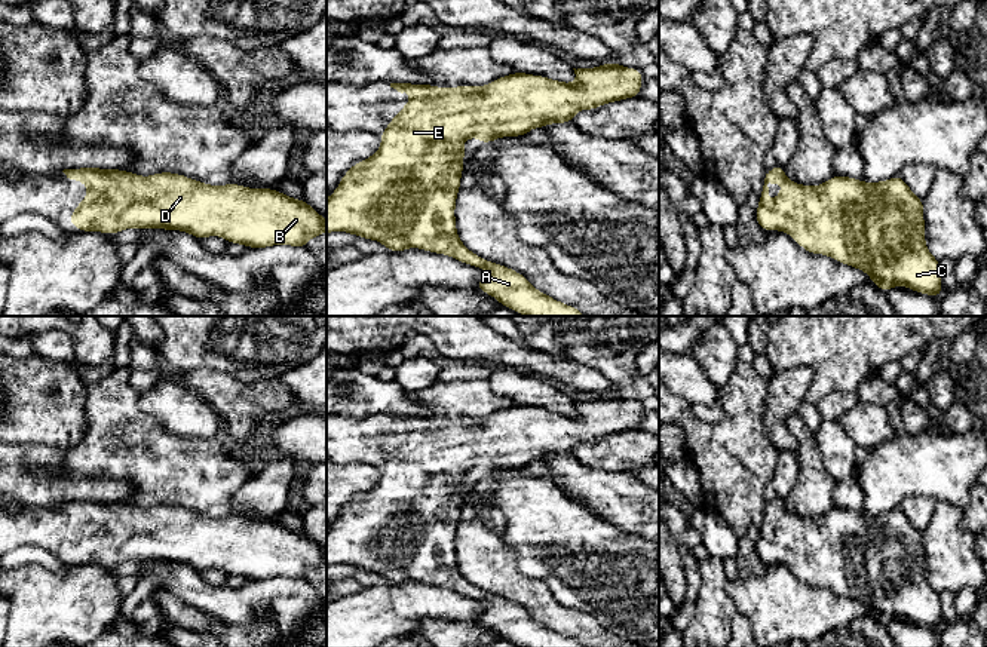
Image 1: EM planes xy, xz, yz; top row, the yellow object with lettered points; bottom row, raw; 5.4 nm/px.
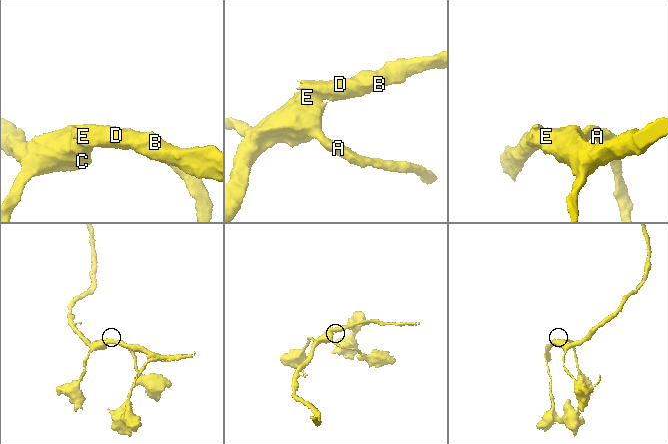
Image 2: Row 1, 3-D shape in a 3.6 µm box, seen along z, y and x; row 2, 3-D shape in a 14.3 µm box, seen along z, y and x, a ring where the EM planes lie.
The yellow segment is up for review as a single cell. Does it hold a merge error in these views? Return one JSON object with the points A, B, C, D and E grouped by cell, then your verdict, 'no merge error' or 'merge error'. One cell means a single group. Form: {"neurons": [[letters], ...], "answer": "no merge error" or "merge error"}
{"neurons": [["A", "B", "C", "D", "E"]], "answer": "no merge error"}

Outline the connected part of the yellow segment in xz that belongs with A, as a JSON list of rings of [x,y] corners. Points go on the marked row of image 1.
[[[614,61],[601,67],[573,70],[574,83],[522,71],[499,77],[487,86],[390,83],[390,88],[413,98],[380,134],[378,150],[355,163],[327,199],[327,233],[346,231],[377,240],[392,252],[419,248],[484,269],[488,275],[475,288],[524,316],[585,316],[579,309],[536,289],[521,273],[469,251],[459,239],[454,215],[465,171],[462,159],[468,156],[460,144],[466,139],[478,137],[481,144],[487,144],[502,137],[522,137],[534,128],[571,123],[580,110],[595,110],[604,104],[640,96],[643,73],[637,68]]]

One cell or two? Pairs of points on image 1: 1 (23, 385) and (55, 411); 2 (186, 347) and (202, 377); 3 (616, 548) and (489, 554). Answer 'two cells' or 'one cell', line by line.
1: one cell
2: two cells
3: two cells

